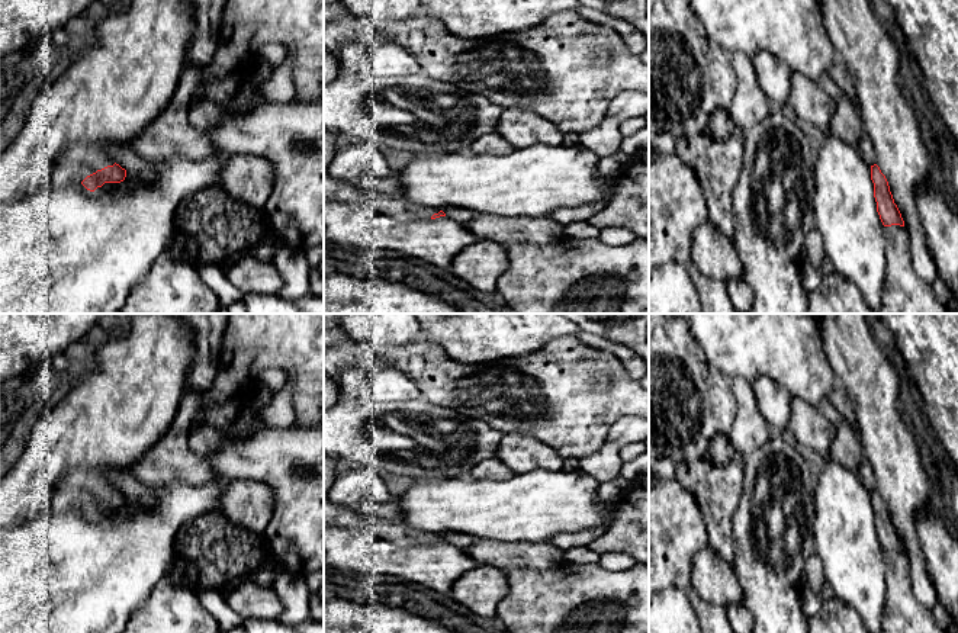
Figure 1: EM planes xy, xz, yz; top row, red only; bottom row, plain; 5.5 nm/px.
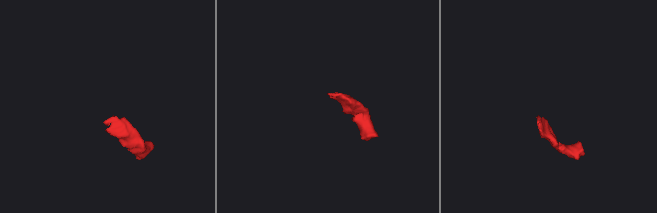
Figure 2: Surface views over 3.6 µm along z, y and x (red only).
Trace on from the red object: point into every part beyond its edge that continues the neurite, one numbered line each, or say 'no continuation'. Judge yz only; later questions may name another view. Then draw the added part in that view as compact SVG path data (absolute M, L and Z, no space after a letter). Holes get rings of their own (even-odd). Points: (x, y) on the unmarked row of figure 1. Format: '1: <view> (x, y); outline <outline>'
no continuation

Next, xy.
1: xy (82, 484); outline M86 466L73 467L55 486L51 498L52 512L67 512L81 507L107 491L113 491L106 478L97 470Z

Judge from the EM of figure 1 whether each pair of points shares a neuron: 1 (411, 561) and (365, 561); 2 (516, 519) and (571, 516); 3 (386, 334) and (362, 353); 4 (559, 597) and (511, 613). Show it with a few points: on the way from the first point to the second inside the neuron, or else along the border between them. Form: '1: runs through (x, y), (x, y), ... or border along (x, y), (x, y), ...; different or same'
1: runs through (399, 561), (376, 561); same
2: runs through (529, 516), (558, 516); same
3: border along (350, 339), (376, 352); different
4: runs through (547, 609), (523, 611); same

